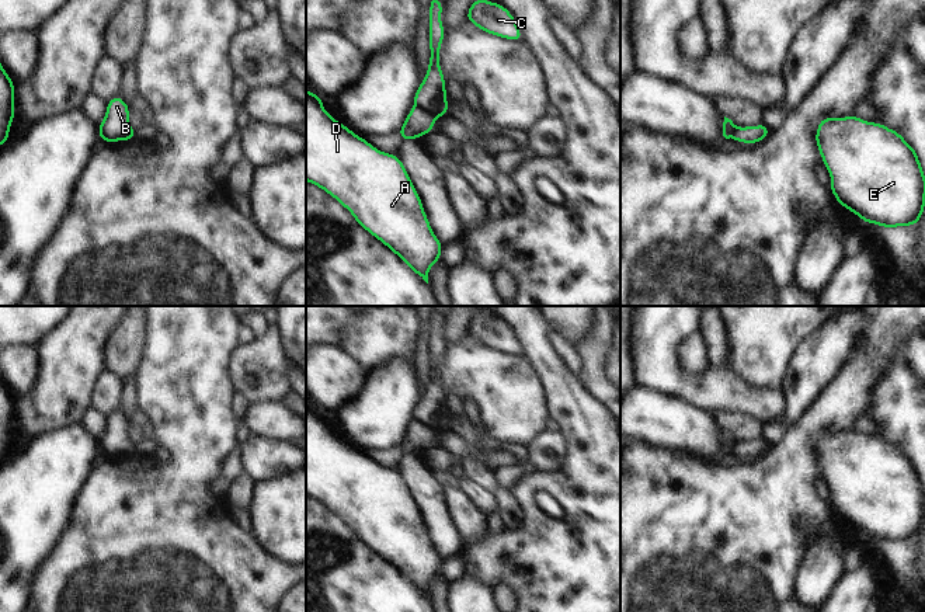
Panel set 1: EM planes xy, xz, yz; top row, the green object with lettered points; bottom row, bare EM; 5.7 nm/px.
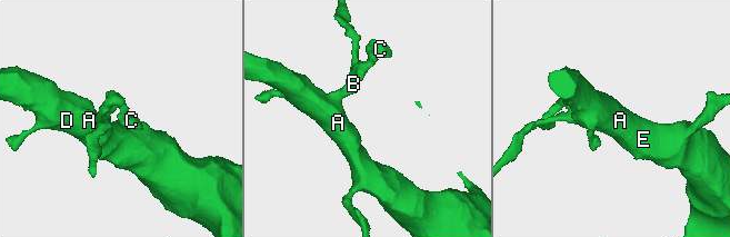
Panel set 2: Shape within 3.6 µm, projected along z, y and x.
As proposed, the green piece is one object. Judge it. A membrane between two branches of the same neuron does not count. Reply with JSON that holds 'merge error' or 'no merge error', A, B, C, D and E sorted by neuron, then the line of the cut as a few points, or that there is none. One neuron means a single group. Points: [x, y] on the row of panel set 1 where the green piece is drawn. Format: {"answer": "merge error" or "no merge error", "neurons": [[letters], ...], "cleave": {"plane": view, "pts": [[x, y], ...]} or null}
{"answer": "merge error", "neurons": [["A", "D", "E"], ["B", "C"]], "cleave": {"plane": "xz", "pts": [[414, 104], [435, 117]]}}

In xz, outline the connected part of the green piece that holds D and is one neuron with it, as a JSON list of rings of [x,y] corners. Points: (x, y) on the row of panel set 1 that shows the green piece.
[[[306,88],[306,181],[337,199],[368,233],[400,257],[428,284],[431,267],[439,261],[444,246],[430,226],[421,198],[399,156],[380,152],[335,121],[323,107],[321,97]]]

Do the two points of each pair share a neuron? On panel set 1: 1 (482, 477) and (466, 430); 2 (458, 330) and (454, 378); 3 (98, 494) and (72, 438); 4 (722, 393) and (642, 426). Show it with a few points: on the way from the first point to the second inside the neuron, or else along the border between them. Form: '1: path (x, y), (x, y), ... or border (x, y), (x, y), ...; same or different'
1: border (483, 466), (493, 473); different
2: border (466, 333), (445, 347); different
3: border (93, 466), (73, 501); different
4: border (660, 393), (684, 400), (712, 416); different

